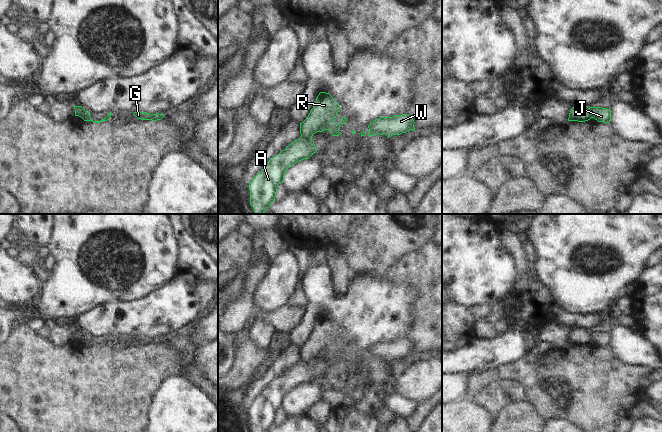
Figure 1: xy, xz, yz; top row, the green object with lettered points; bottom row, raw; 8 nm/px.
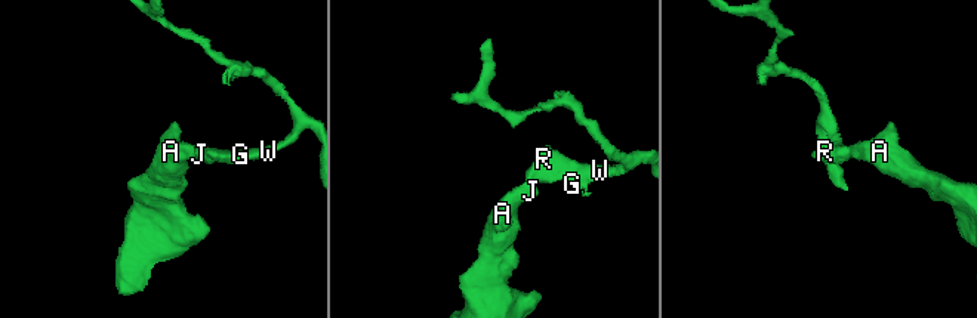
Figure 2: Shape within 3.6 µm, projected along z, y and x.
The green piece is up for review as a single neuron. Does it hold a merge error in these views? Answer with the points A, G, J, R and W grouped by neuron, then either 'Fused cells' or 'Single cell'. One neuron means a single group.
Groups: A J / G R W. Fused cells

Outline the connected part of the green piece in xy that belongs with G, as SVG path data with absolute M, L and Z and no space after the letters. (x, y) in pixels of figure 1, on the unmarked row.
M134 336L133 337L138 343L141 344L152 344L152 345L157 345L161 344L164 341L164 338L151 338L147 336Z

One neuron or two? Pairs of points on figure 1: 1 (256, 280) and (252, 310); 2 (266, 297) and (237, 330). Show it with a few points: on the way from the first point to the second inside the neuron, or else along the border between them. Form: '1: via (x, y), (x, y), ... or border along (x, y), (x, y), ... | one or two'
1: via (251, 287), (250, 303) | one
2: border along (260, 284), (256, 293), (256, 306), (258, 309) | two

